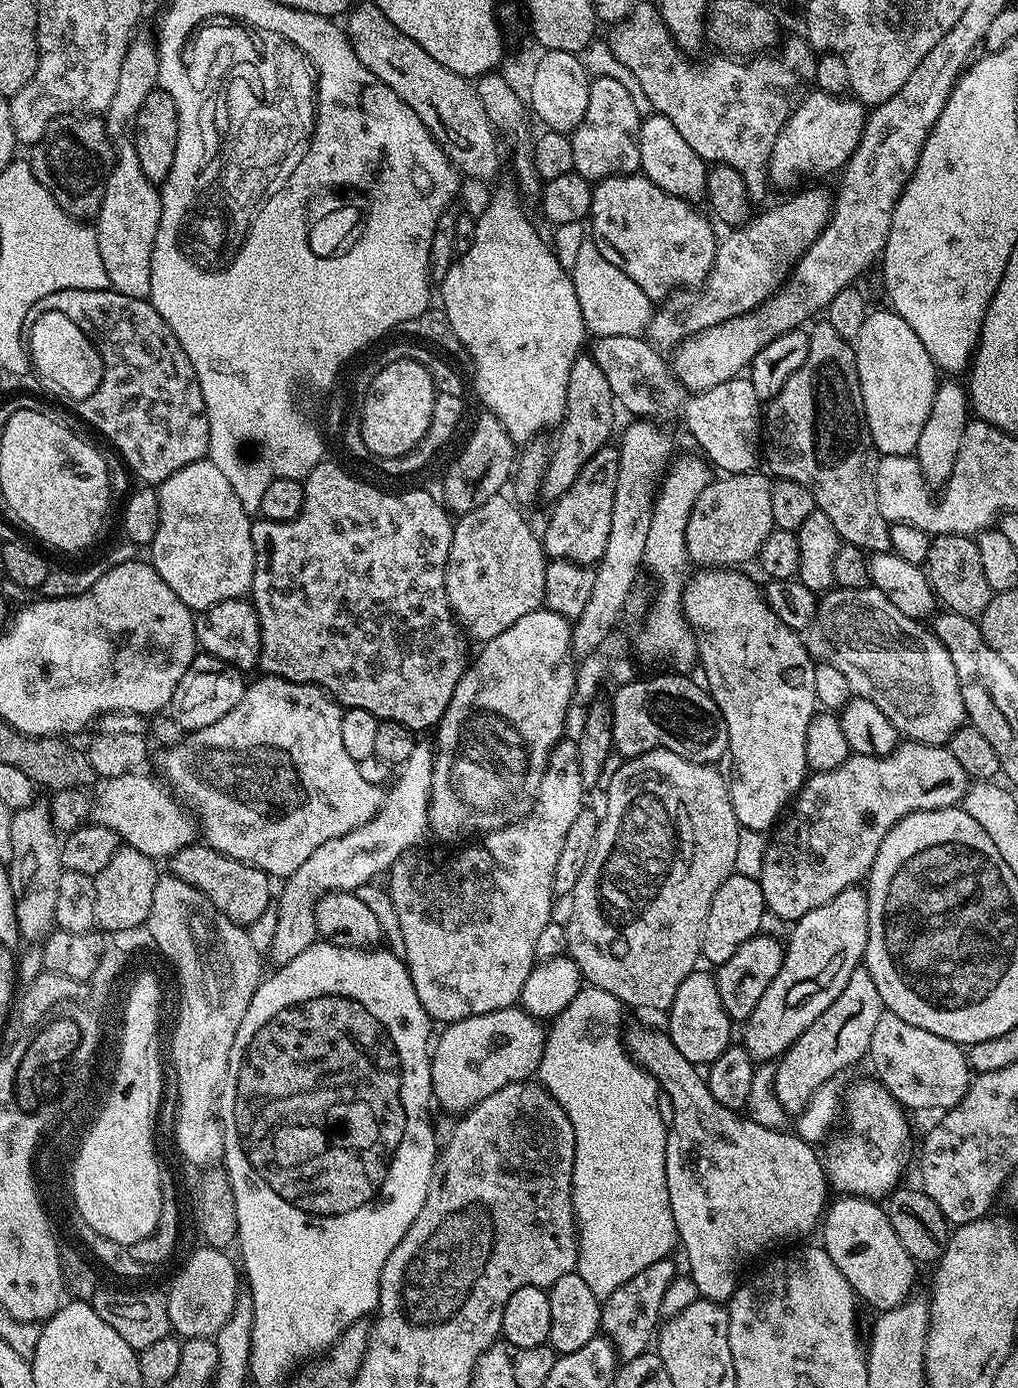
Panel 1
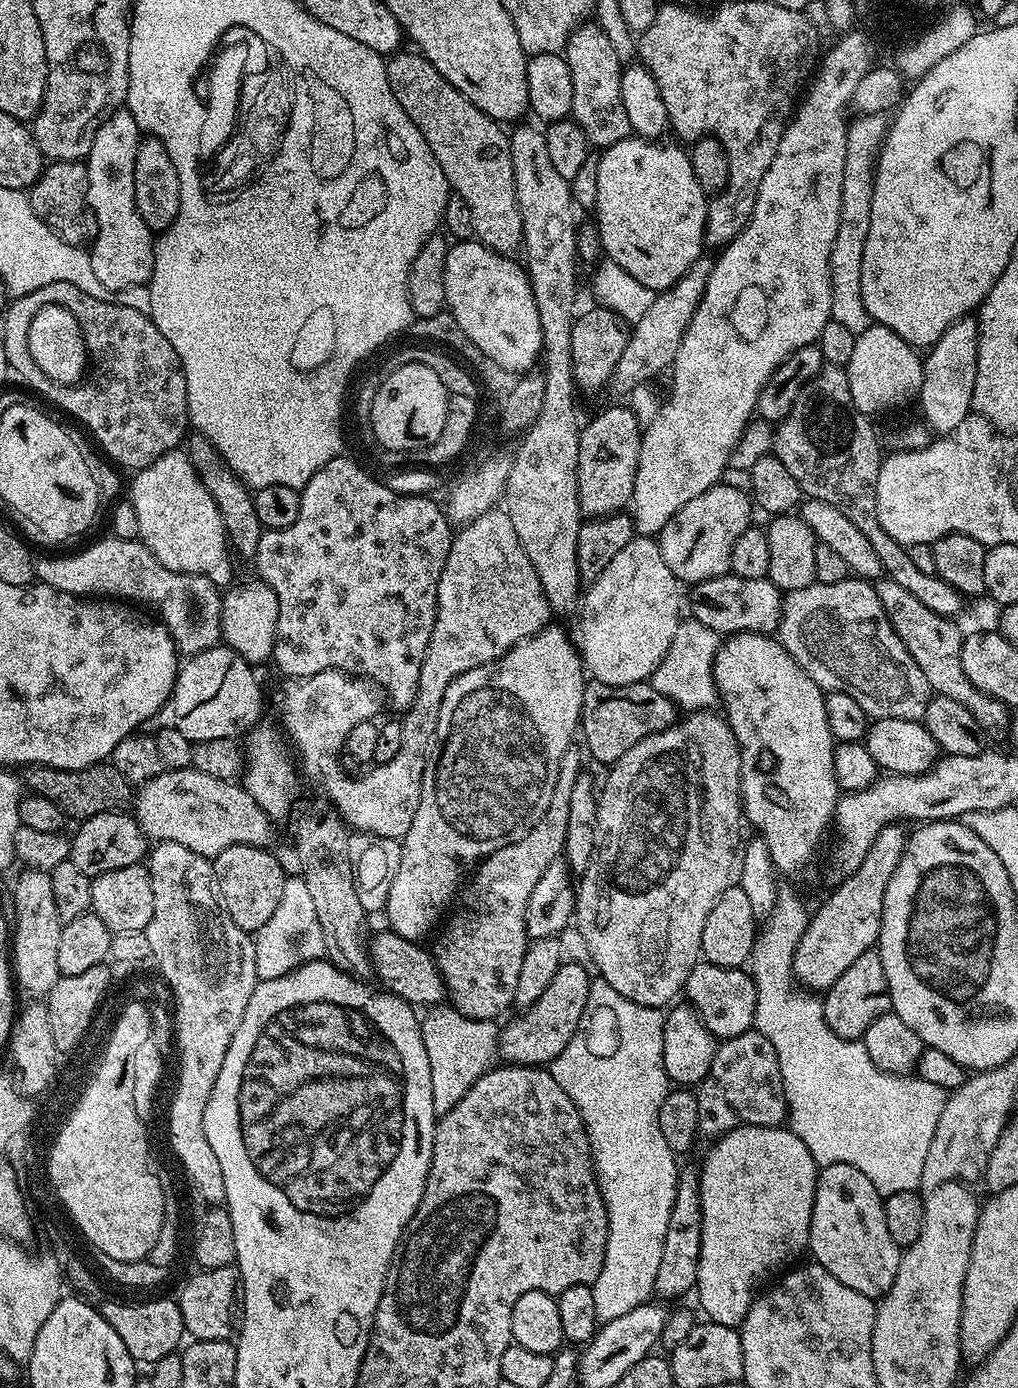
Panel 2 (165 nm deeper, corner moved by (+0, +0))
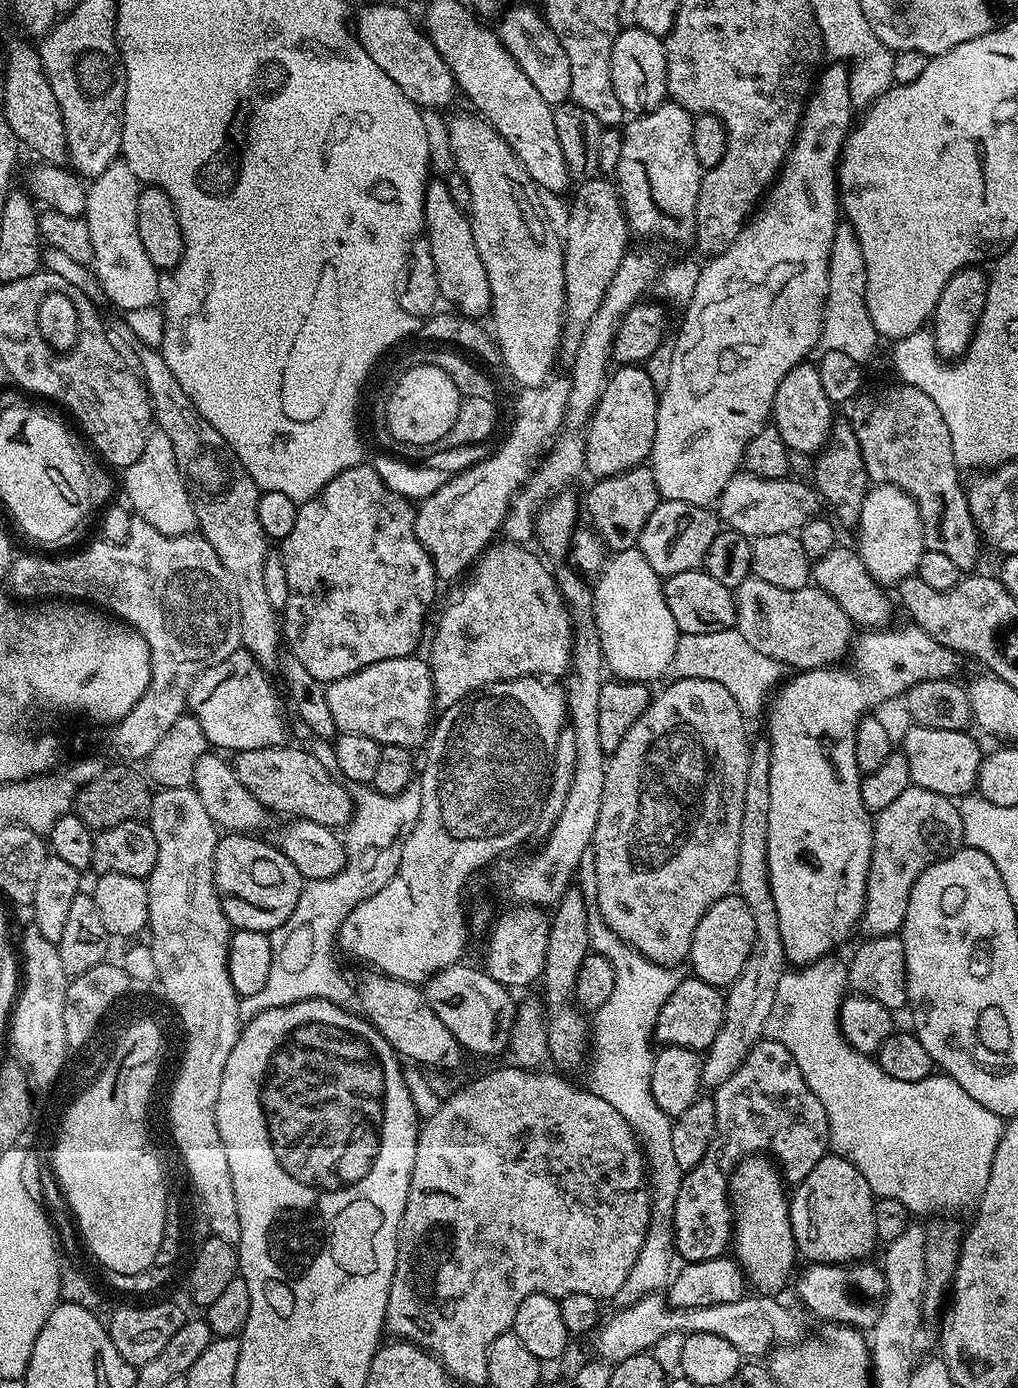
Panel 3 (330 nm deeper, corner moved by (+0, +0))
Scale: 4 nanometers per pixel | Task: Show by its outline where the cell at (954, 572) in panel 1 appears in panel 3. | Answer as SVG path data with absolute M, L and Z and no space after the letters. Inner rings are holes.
M903 382L895 383L889 388L880 388L877 392L865 391L856 396L851 405L853 408L850 423L862 450L866 474L873 485L896 484L915 502L920 511L925 549L938 550L938 554L953 560L954 566L958 566L961 573L971 573L975 569L972 567L980 560L982 537L970 514L965 485L960 485L962 472L956 466L954 442L950 442L950 429L942 419L938 406L934 406L934 398L930 398L930 394L926 394L923 387L910 386Z

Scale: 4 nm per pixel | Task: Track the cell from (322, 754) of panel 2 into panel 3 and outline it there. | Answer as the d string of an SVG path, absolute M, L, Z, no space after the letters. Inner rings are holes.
M415 655L403 656L402 658L396 659L383 659L382 662L372 663L370 667L364 667L360 671L356 671L352 675L347 675L346 678L340 678L333 680L332 683L325 687L325 692L327 694L327 702L329 703L330 712L334 717L334 722L337 731L362 734L363 737L374 738L378 741L381 746L383 745L402 745L404 747L415 747L415 742L420 741L420 743L427 737L429 730L431 729L434 720L435 711L435 692L433 690L433 678L432 669L427 664L427 661L423 658Z

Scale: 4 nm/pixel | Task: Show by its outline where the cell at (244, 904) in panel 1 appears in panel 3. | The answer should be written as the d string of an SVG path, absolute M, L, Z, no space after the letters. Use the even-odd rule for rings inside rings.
M230 832L221 835L216 842L216 857L214 858L214 882L216 892L220 895L220 905L233 929L256 931L271 934L275 928L282 926L290 914L294 914L294 906L298 906L300 891L305 881L298 874L294 862L282 854L275 843L259 840L256 834L241 834Z

